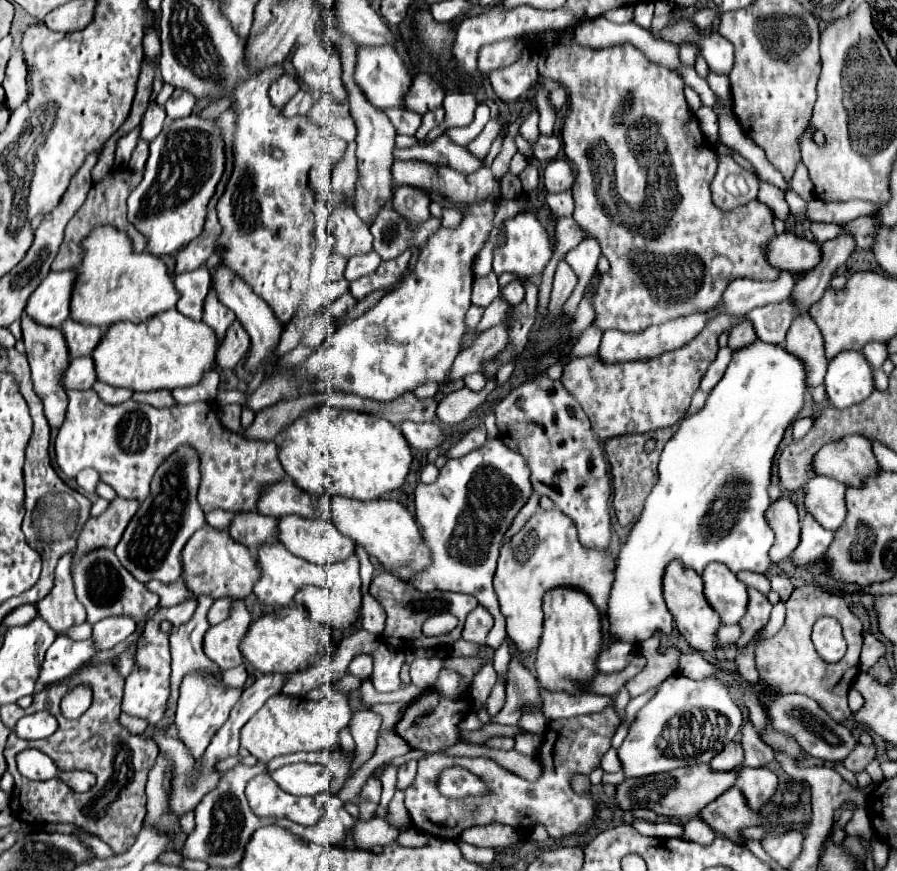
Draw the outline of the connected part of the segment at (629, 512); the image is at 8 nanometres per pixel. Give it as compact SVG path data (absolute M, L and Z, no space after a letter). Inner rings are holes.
M669 429L657 431L657 433L645 433L645 435L627 435L627 437L615 437L611 441L605 443L605 453L611 465L611 477L613 477L613 509L617 513L617 521L621 527L633 525L641 511L643 511L643 503L647 499L647 495L651 493L655 481L657 481L657 463L659 463L659 455L661 449L665 445L665 441L669 439ZM647 439L657 439L657 447L653 453L645 453L643 445Z

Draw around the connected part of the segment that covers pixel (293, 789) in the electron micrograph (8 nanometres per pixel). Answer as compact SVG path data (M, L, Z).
M305 763L275 769L271 777L281 789L295 795L317 795L321 791L327 791L331 783L331 773L323 765L305 765Z

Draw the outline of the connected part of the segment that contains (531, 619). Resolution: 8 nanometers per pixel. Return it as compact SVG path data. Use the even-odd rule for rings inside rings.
M557 507L549 511L537 509L523 529L501 547L495 571L495 591L499 597L501 613L507 621L507 635L519 651L533 651L543 633L541 599L553 587L569 585L583 589L597 609L607 609L607 595L611 591L615 559L603 549L585 549L577 539L575 523Z

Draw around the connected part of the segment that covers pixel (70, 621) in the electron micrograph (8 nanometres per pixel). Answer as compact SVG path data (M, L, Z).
M65 553L55 569L55 587L43 601L37 601L37 613L49 621L57 635L67 635L67 631L85 621L85 609L75 597L73 579L71 579L71 557Z

